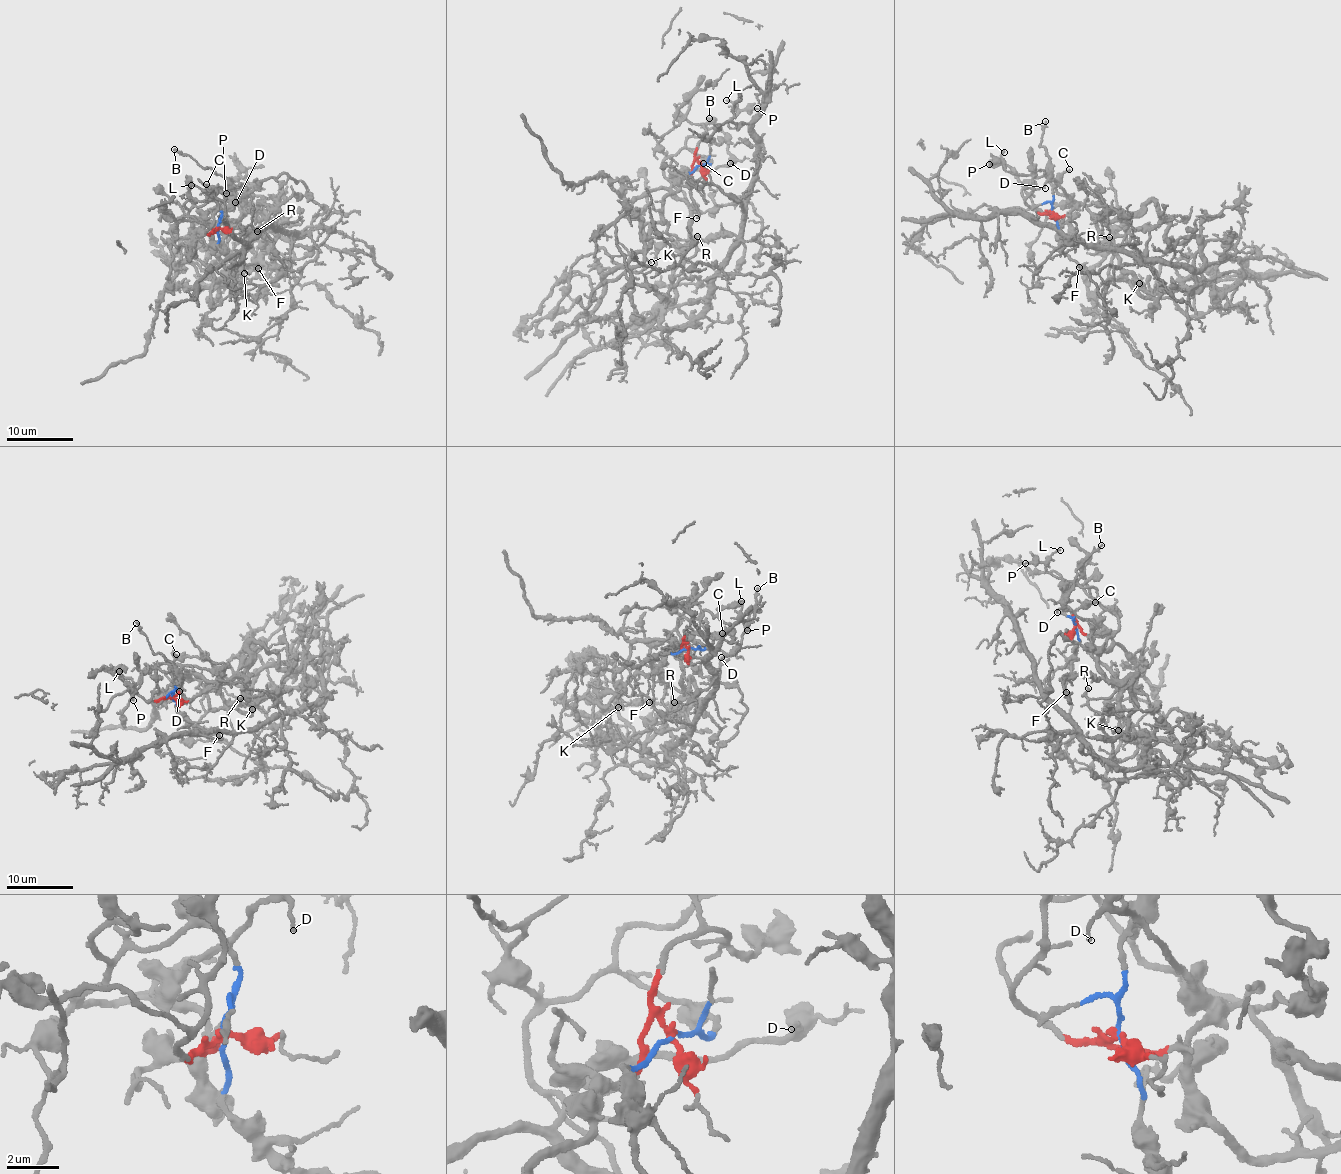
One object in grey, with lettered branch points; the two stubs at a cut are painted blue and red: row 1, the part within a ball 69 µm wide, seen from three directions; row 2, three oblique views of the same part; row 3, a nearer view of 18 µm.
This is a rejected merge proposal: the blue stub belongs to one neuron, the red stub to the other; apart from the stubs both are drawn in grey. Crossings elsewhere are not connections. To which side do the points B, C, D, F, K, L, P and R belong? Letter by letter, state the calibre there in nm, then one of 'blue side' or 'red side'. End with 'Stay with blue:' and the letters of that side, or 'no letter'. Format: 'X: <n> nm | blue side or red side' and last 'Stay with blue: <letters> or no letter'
B: 190 nm | red side
C: 130 nm | blue side
D: 130 nm | red side
F: 180 nm | blue side
K: 130 nm | red side
L: 140 nm | blue side
P: 180 nm | blue side
R: 180 nm | red side
Stay with blue: C, F, L, P

